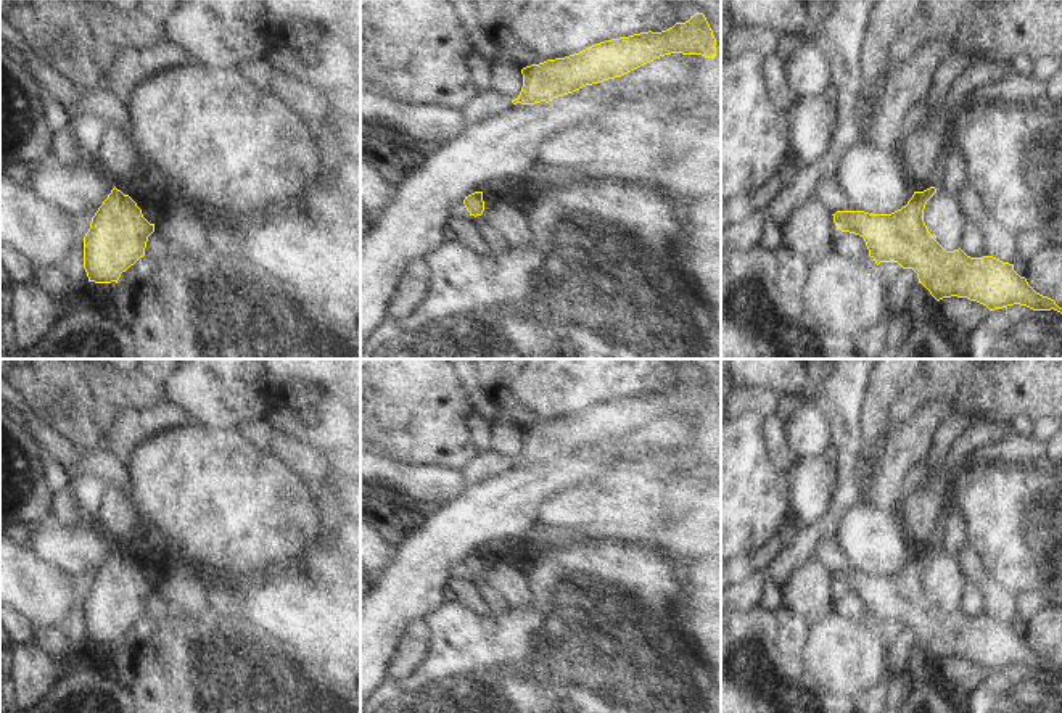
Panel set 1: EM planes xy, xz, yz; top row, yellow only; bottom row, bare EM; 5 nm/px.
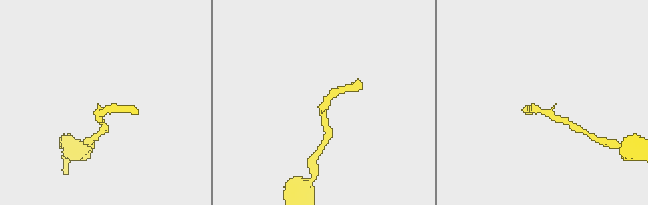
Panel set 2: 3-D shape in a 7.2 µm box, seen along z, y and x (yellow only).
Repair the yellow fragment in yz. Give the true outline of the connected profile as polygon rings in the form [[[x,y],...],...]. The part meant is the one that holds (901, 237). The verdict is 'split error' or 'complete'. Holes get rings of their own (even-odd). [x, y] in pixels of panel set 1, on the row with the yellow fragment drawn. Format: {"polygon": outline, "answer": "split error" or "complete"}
{"polygon": [[[935,187],[914,192],[908,204],[891,214],[837,211],[834,222],[842,232],[862,237],[877,266],[898,262],[903,269],[912,269],[936,301],[957,296],[990,311],[1020,304],[1062,314],[1062,307],[1036,293],[1014,270],[1014,264],[993,256],[970,258],[961,248],[946,251],[924,222],[925,204],[935,193]]], "answer": "complete"}

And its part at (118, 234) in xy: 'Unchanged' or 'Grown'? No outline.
Unchanged

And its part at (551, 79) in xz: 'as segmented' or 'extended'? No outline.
as segmented

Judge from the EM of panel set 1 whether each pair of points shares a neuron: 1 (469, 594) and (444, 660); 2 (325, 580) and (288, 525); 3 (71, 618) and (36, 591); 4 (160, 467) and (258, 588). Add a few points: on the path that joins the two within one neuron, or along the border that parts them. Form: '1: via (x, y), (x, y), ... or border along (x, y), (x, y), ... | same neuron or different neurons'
1: border along (456, 601), (477, 614), (488, 614) | different neurons
2: border along (295, 556), (277, 567), (259, 570) | different neurons
3: border along (71, 578), (71, 602), (63, 618) | different neurons
4: border along (282, 564), (272, 568), (246, 572), (232, 593) | different neurons

